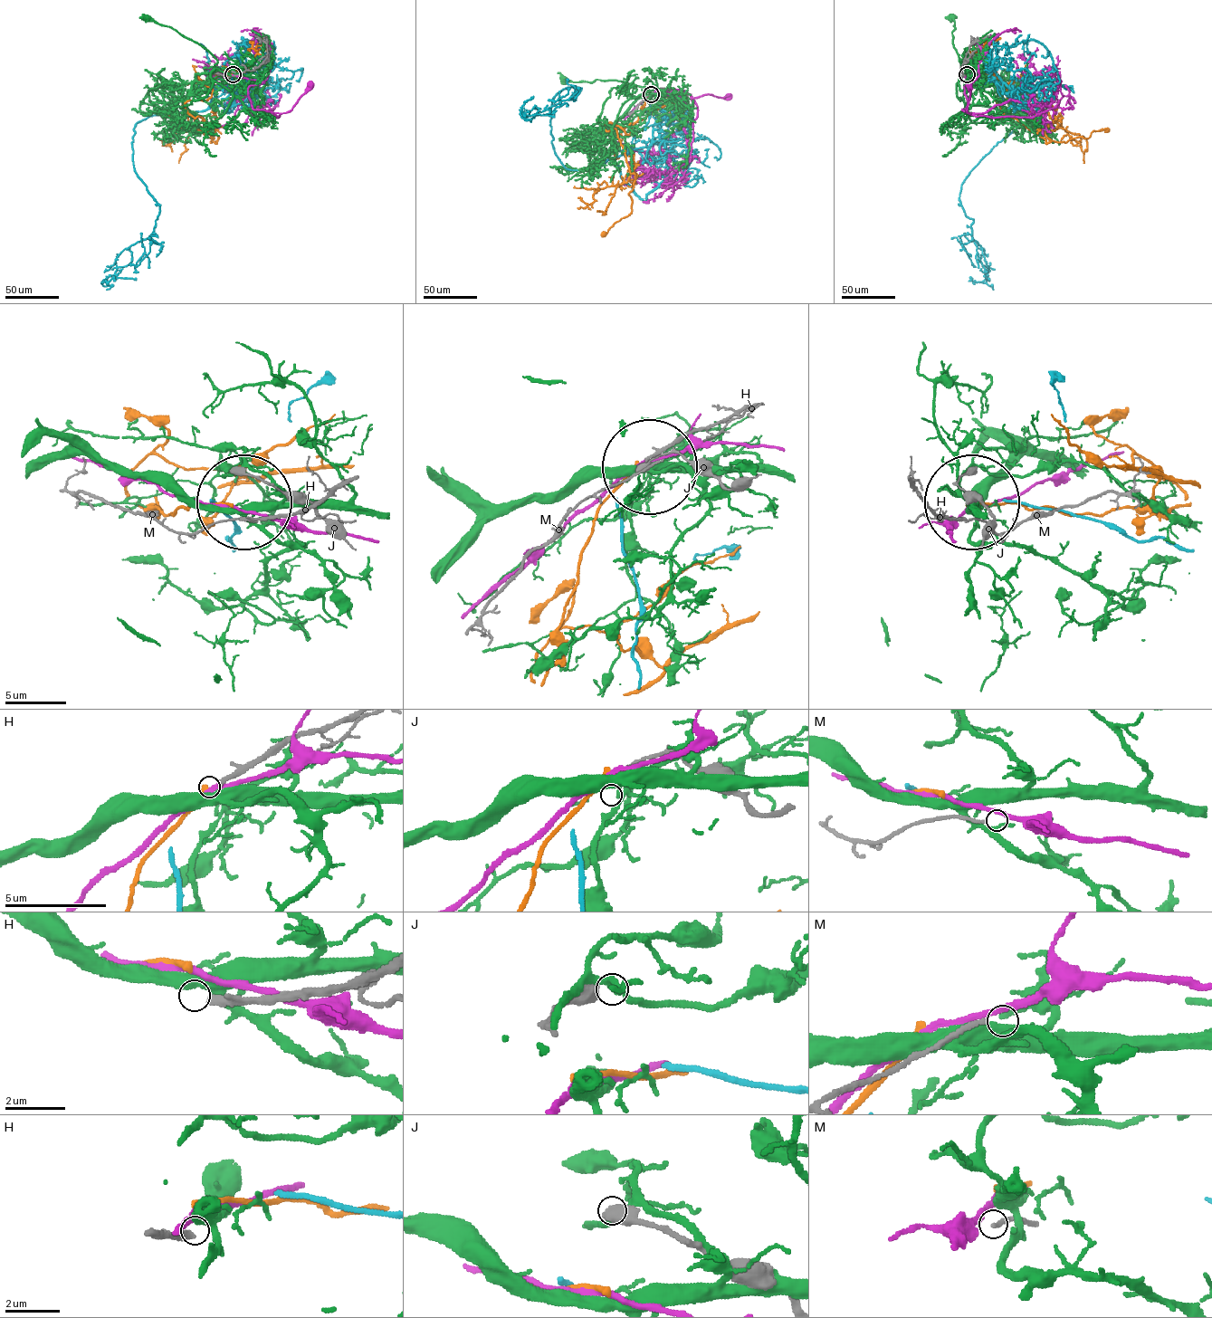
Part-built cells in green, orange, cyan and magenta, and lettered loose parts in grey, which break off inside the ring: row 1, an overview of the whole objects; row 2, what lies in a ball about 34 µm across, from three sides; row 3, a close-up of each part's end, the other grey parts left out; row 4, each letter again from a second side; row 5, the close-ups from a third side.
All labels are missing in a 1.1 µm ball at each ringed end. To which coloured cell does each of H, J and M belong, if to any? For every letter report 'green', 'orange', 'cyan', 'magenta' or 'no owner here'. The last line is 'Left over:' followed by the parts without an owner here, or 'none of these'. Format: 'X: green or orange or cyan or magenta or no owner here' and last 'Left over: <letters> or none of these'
H: no owner here
J: no owner here
M: no owner here
Left over: H, J, M

